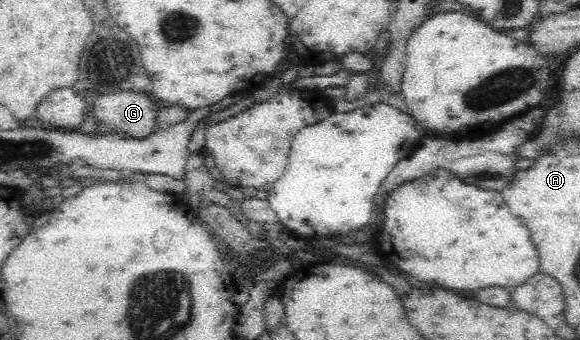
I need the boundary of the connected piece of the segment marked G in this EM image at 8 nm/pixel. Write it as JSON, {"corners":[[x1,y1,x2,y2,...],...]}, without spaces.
{"corners":[[146,91,93,95,93,114,126,137,144,139,157,129,155,102]]}

